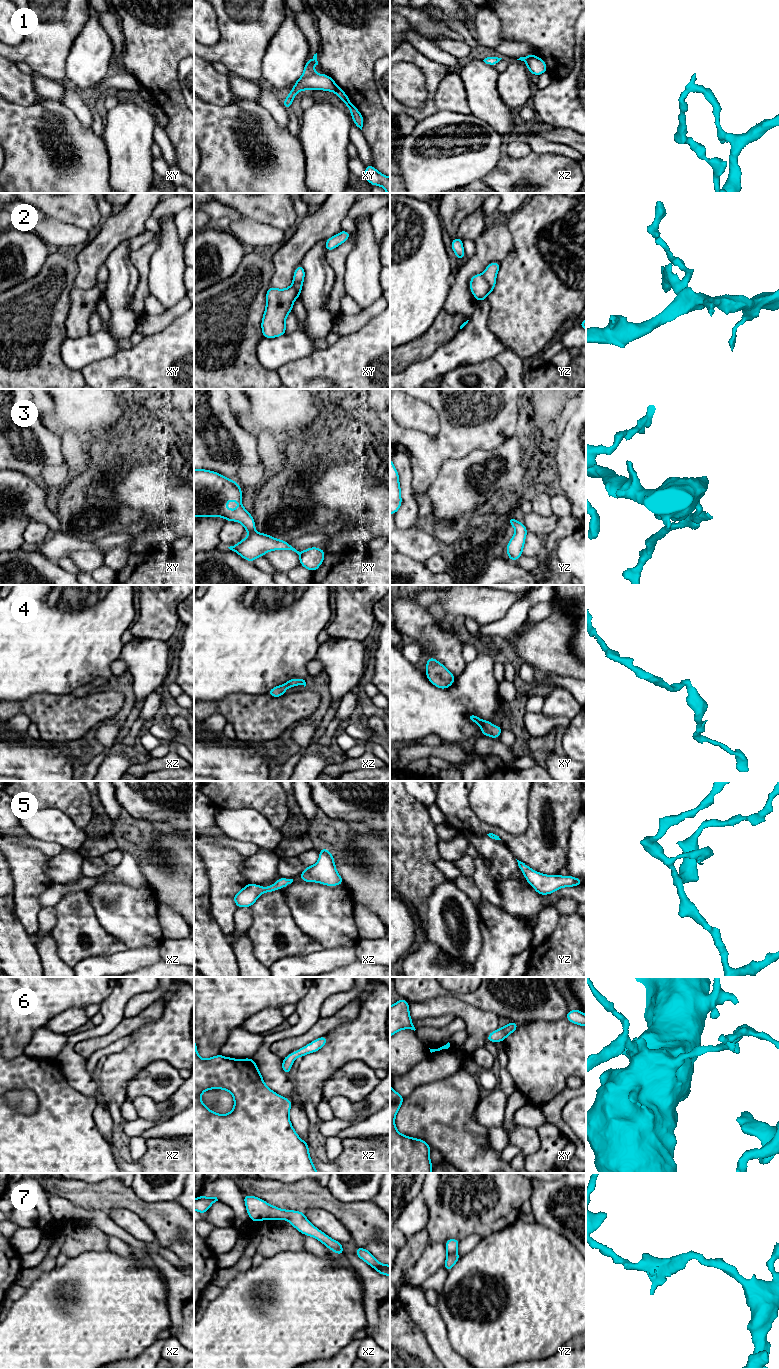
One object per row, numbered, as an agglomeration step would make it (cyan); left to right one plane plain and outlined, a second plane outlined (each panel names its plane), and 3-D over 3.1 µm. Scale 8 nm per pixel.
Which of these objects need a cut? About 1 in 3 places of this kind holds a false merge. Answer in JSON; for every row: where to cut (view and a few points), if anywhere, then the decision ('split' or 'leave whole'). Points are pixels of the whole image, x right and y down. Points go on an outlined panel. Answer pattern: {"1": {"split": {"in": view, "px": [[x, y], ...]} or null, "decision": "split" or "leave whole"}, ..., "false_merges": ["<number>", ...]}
{"1": {"split": {"in": "xz", "px": [[534, 55], [526, 62]]}, "decision": "split"}, "2": {"split": {"in": "yz", "px": [[481, 274], [487, 283], [488, 294]]}, "decision": "split"}, "3": {"split": null, "decision": "leave whole"}, "4": {"split": null, "decision": "leave whole"}, "5": {"split": null, "decision": "leave whole"}, "6": {"split": null, "decision": "leave whole"}, "7": {"split": null, "decision": "leave whole"}, "false_merges": ["1", "2"]}

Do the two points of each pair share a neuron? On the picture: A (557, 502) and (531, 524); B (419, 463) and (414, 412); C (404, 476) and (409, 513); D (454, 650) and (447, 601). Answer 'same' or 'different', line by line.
A: different
B: different
C: same
D: different

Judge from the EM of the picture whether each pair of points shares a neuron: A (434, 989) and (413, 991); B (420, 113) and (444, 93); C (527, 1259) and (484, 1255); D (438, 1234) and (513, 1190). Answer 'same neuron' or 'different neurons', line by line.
A: same neuron
B: different neurons
C: same neuron
D: same neuron

